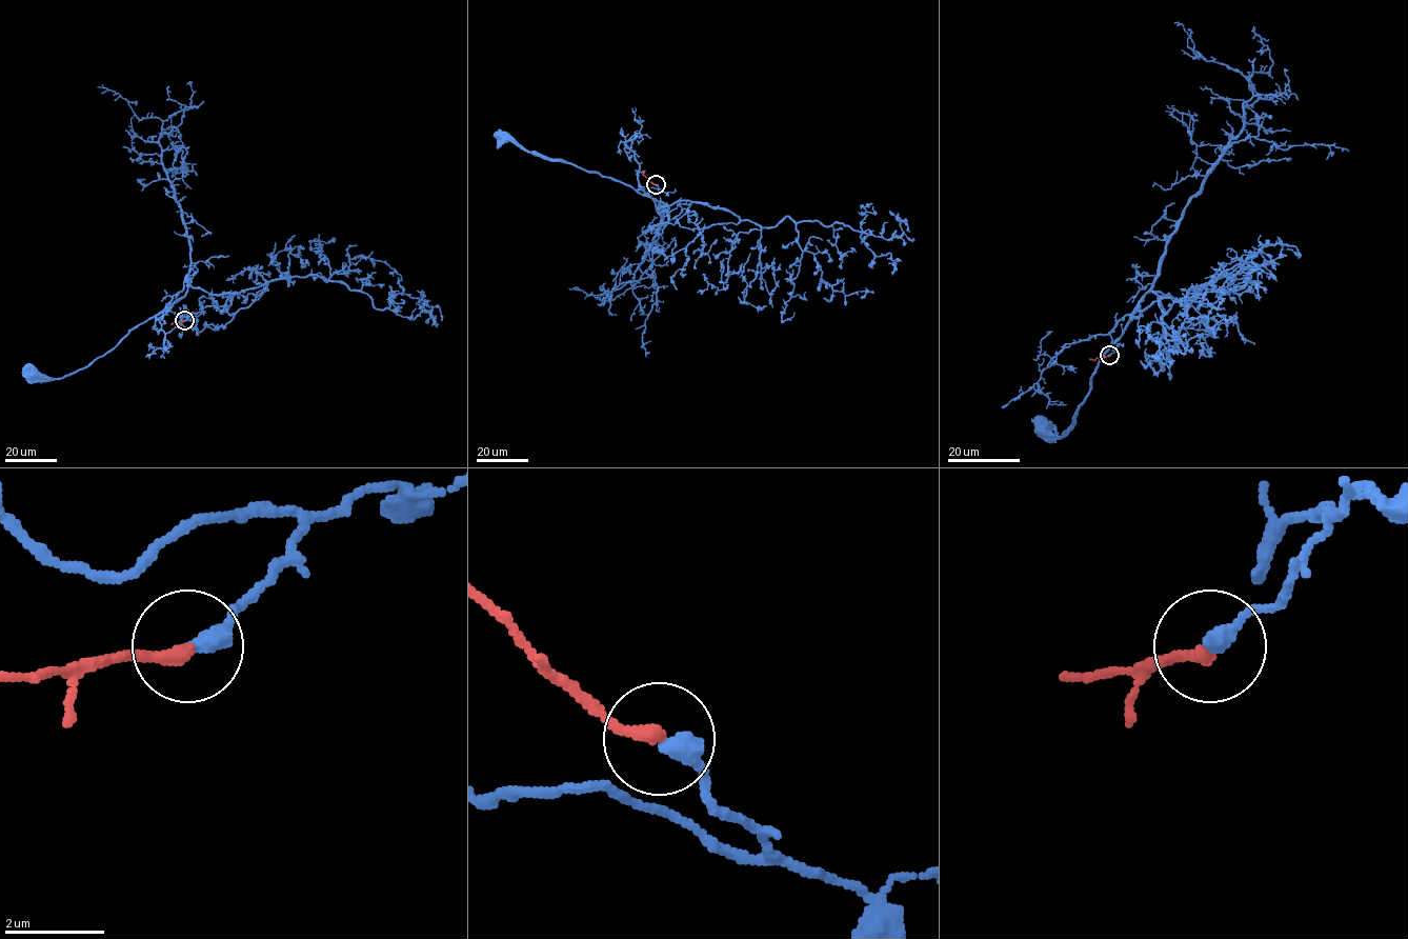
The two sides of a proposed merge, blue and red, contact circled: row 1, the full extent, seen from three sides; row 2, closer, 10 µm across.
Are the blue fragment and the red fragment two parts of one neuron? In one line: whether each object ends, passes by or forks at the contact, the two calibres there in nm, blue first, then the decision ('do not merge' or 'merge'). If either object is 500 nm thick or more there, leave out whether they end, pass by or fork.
blue ends there; red ends there; 400 nm thick on the blue side, 280 nm on the other; merge

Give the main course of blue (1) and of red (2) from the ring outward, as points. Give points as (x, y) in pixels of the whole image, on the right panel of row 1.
1: (1109, 356), (1117, 345), (1112, 350), (1111, 331), (1140, 301), (1099, 362), (1063, 435), (1051, 435), (1042, 422)
2: (1109, 356), (1089, 358)

